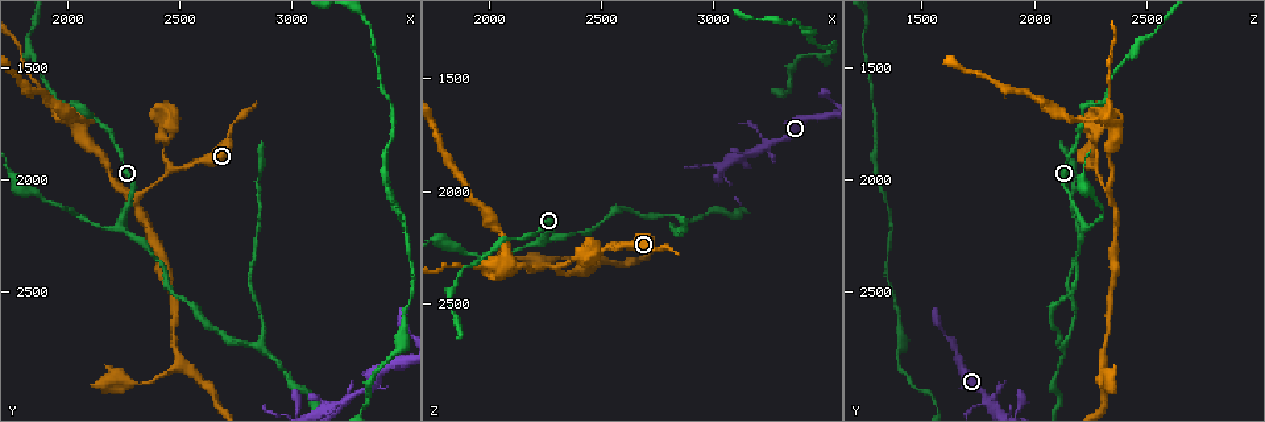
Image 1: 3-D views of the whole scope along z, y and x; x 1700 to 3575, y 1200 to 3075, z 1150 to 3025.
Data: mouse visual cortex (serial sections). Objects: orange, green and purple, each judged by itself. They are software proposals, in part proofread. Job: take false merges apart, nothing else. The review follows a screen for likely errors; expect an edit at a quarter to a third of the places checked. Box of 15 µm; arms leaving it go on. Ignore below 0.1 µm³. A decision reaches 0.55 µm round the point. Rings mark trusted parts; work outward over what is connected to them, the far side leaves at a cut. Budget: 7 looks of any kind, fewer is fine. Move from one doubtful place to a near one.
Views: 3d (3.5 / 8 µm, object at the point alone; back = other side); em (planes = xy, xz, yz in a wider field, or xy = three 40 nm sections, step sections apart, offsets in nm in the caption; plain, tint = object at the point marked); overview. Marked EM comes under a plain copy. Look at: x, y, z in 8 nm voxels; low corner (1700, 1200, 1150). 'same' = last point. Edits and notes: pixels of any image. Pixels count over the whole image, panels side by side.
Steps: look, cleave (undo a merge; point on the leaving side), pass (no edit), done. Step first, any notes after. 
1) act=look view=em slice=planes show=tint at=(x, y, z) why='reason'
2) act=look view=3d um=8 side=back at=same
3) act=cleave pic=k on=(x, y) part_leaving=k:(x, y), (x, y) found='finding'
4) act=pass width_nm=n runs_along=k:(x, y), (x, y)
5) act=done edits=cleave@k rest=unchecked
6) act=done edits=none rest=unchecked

act=look view=3d um=8 at=(3240, 2980, 1790) why='branch point'

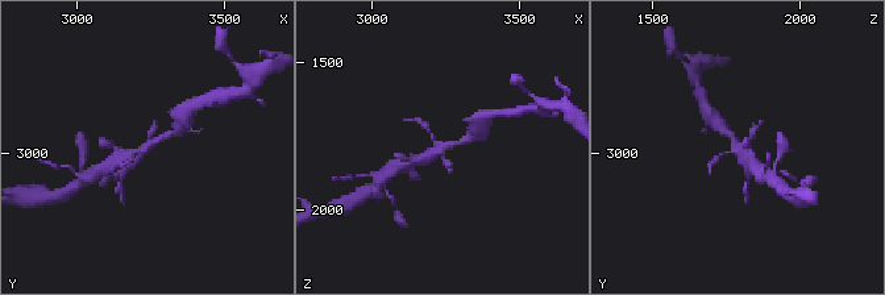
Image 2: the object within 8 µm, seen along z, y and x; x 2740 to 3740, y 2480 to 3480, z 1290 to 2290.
act=look view=3d um=3.5 at=(3230, 3000, 1790)

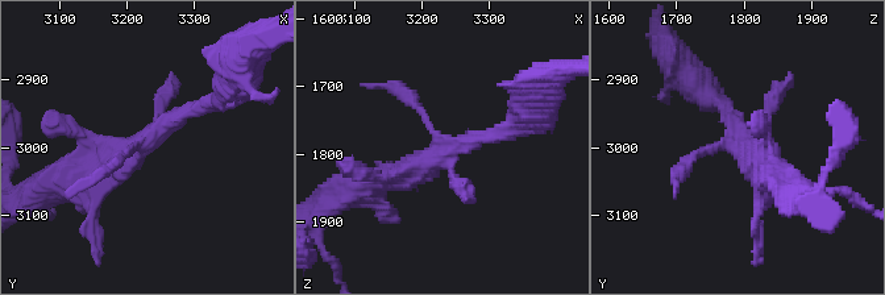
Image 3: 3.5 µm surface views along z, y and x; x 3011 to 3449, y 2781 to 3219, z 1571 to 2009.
act=look view=em slice=xy step=2 show=tint at=(3235, 2990, 1795)

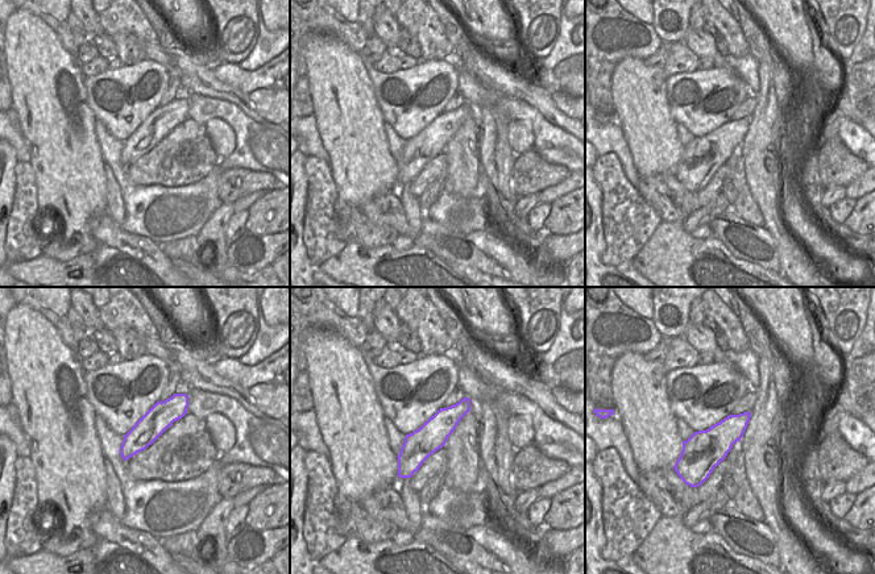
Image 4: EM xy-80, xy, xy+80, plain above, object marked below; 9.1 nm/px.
act=pass runs_along=3:(217, 100), (190, 108), (80, 182) found='one cell here'

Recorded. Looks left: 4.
act=look view=3d um=3.5 at=(2470, 1950, 2280) why='sudden change in width'

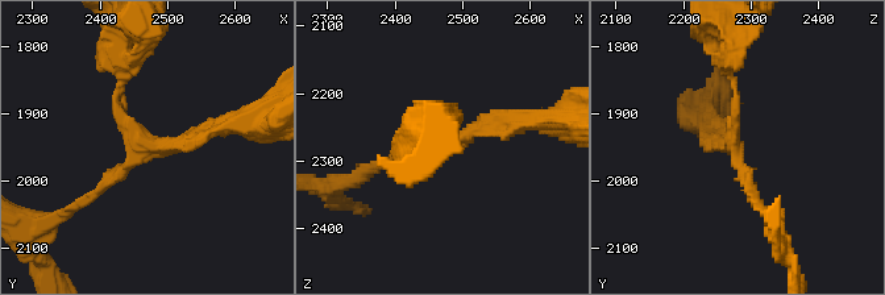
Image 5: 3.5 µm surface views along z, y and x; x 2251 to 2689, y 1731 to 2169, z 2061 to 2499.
act=look view=em slice=xy step=1 show=tint at=(2485, 1945, 2270) arms=3 arm_widths_nm=100,150,200

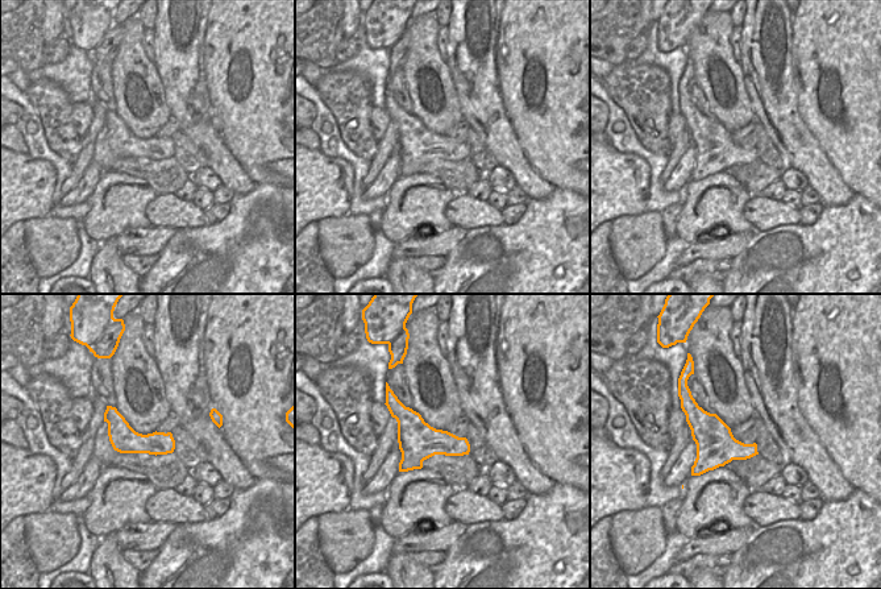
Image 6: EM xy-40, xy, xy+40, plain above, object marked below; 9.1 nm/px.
act=pass width_nm=360 runs_along=6:(109, 410), (136, 443), (170, 448) found='all the same cell'

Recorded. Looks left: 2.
act=look view=3d um=3.5 at=(2060, 1730, 2340) why='thick turns thin'

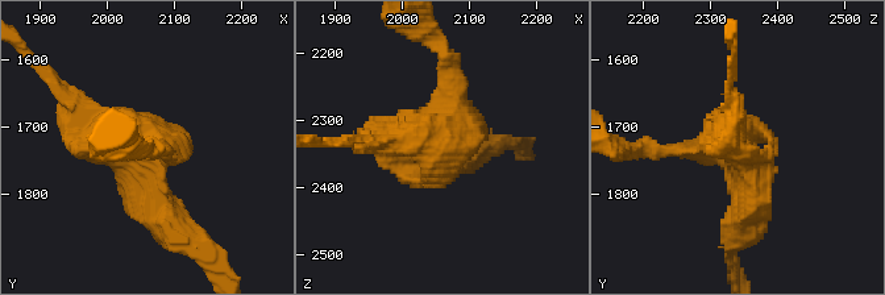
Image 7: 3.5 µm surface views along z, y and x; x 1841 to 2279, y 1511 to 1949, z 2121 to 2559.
act=look view=em slice=xy step=2 show=tint at=same

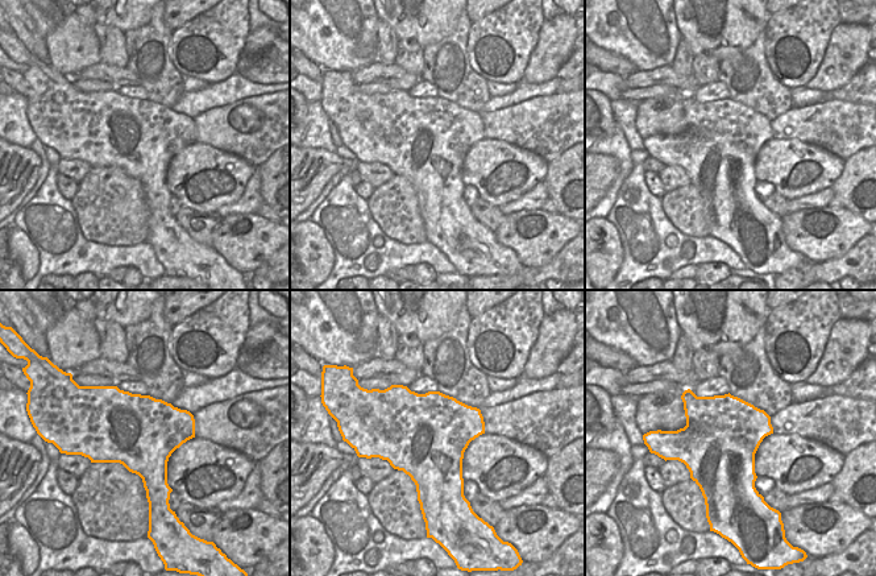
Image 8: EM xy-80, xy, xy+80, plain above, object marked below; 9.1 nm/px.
act=pass runs_along=7:(739, 224), (752, 171), (732, 144), (661, 148) found='one cell here'

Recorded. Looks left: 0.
act=done edits=none rest=unchecked

